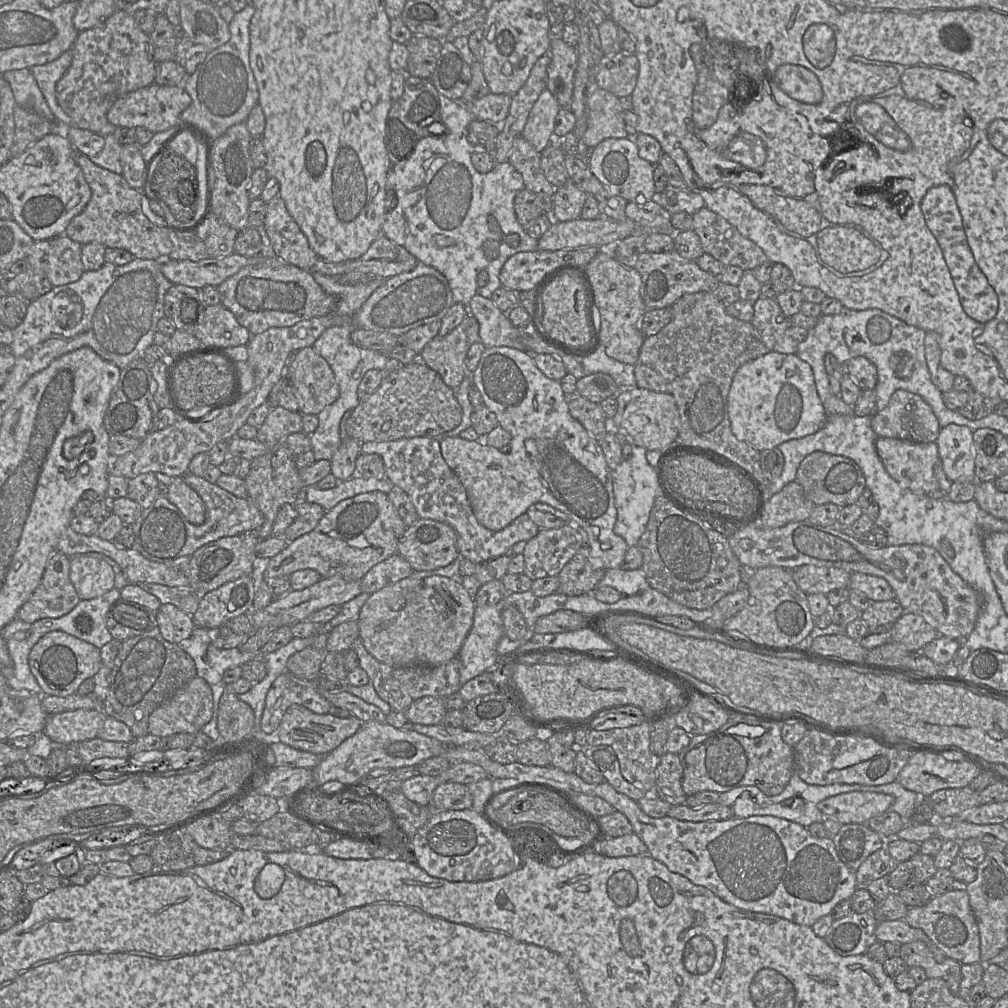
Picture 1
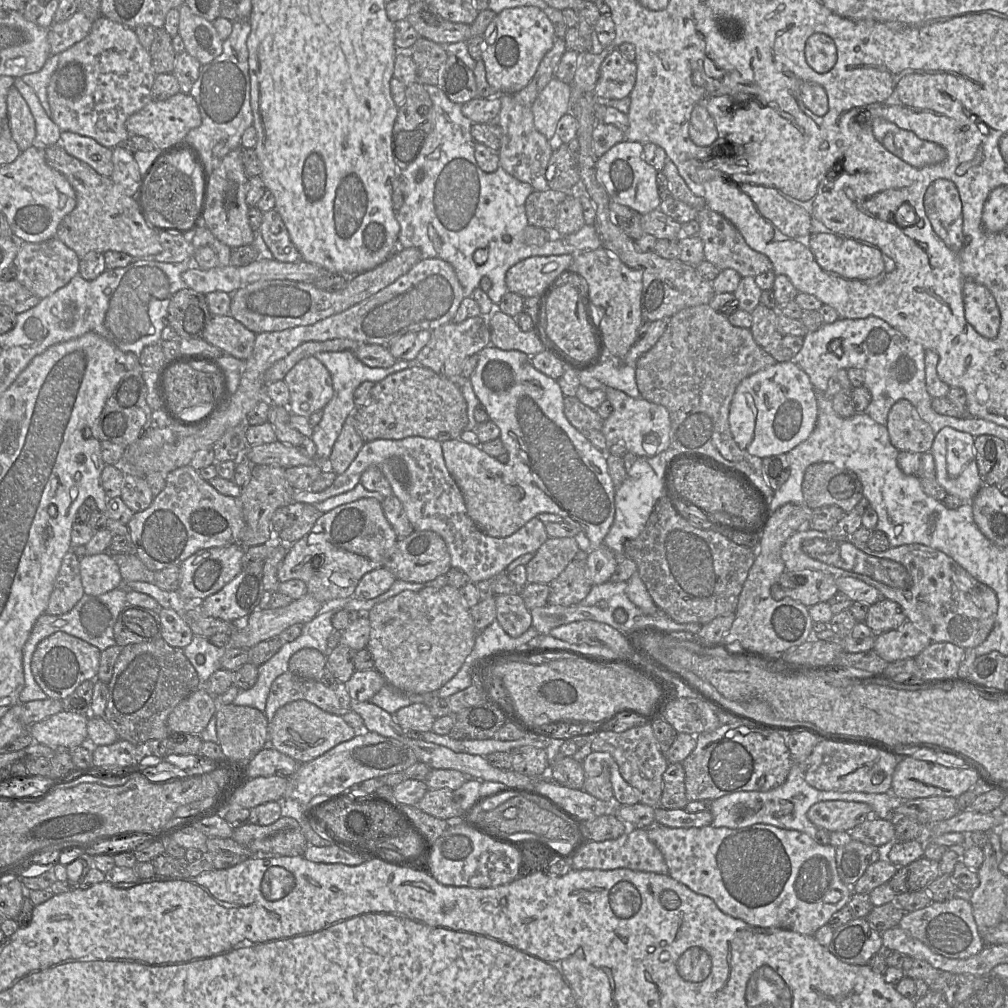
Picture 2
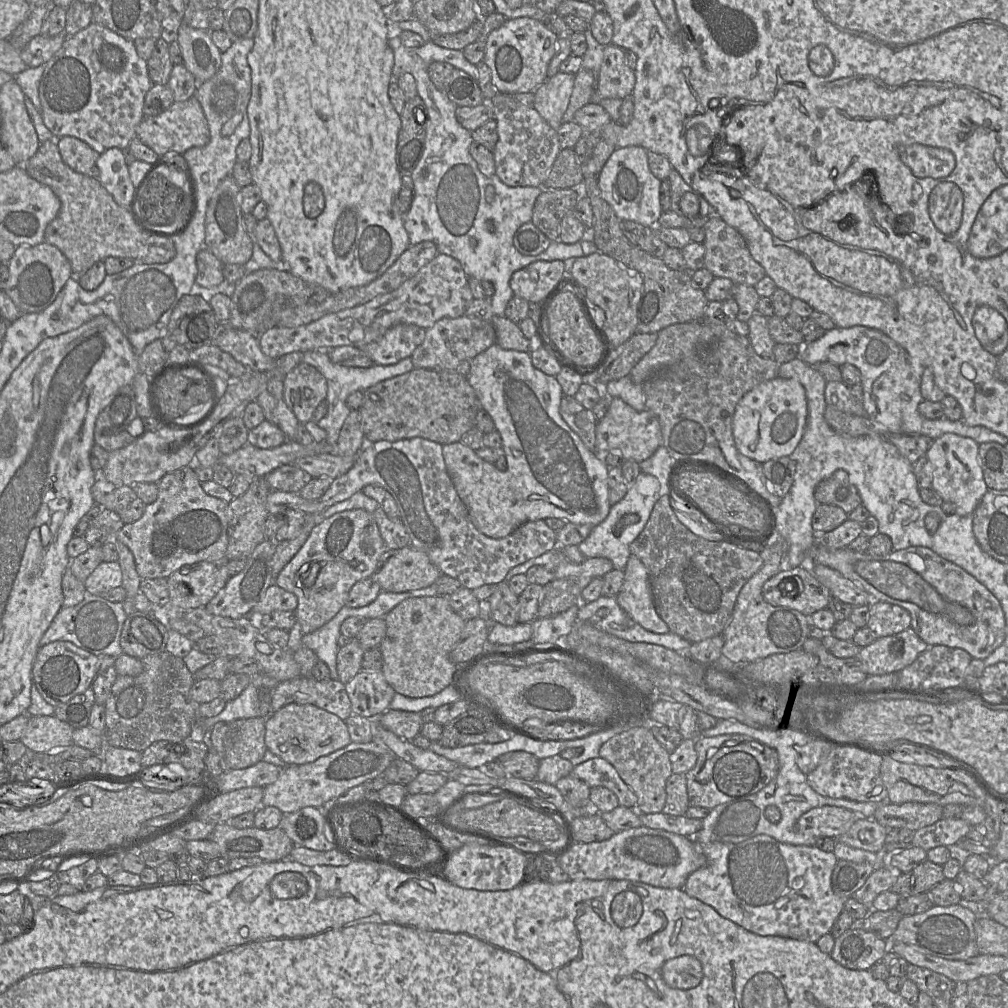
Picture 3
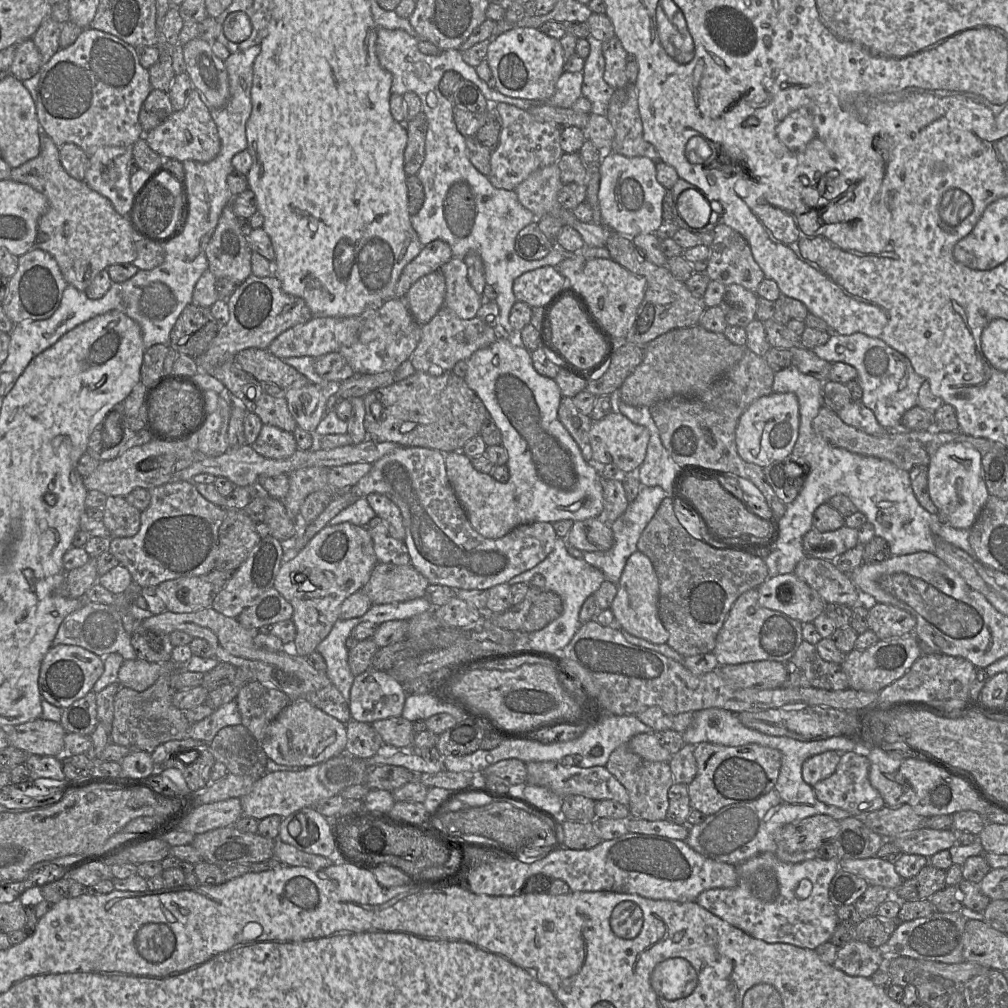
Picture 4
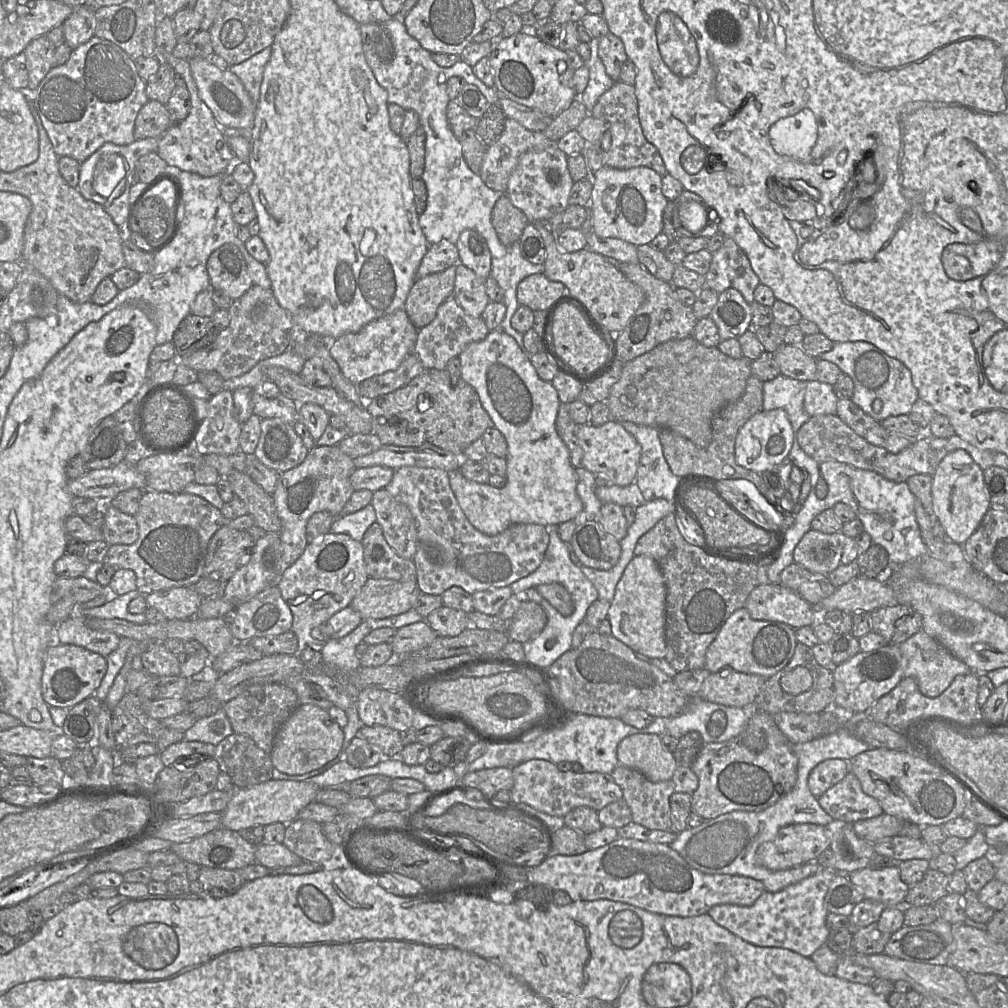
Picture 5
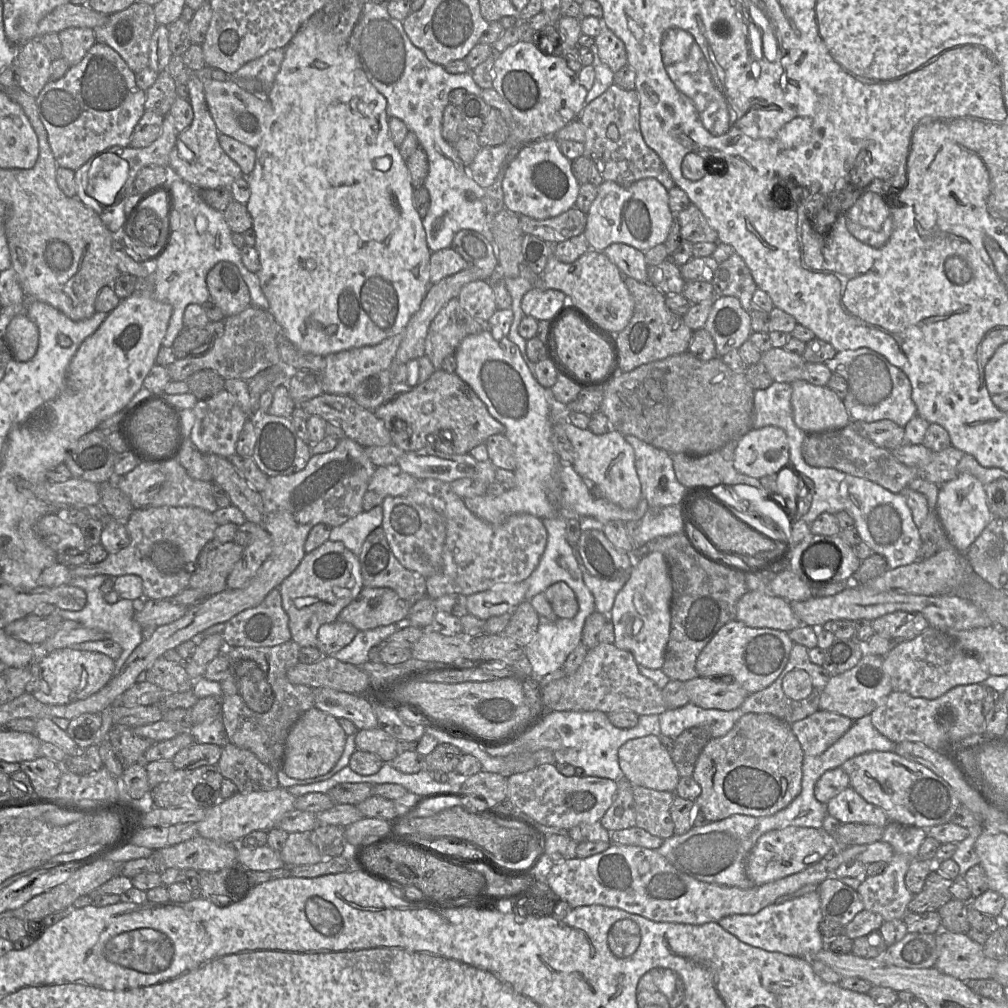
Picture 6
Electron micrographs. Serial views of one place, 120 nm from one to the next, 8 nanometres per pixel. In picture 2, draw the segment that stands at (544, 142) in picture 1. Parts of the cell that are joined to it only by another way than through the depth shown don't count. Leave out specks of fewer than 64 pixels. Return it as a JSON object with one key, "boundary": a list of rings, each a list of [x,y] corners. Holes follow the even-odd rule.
{"boundary":[[[557,78],[540,92],[532,105],[535,128],[548,140],[555,135],[559,120],[571,111],[571,86]]]}

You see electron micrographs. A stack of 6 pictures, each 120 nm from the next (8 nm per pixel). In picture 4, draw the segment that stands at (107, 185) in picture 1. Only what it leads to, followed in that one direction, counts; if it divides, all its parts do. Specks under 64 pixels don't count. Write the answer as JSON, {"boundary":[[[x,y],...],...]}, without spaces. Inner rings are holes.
{"boundary":[[[40,126],[40,152],[38,156],[35,158],[25,162],[24,164],[18,166],[17,168],[12,168],[9,179],[27,184],[33,187],[35,190],[44,194],[48,200],[48,209],[47,211],[39,218],[38,227],[37,227],[37,235],[35,239],[34,247],[42,249],[48,252],[58,263],[59,268],[62,272],[64,279],[66,280],[68,285],[72,285],[80,291],[85,291],[86,288],[91,284],[95,276],[102,270],[107,269],[109,266],[113,264],[125,264],[132,263],[136,259],[136,250],[134,245],[134,230],[127,218],[127,216],[120,215],[109,199],[102,196],[98,192],[91,189],[84,180],[76,180],[71,177],[63,168],[60,158],[59,158],[59,147],[53,142],[53,140],[45,133],[43,128]]]}

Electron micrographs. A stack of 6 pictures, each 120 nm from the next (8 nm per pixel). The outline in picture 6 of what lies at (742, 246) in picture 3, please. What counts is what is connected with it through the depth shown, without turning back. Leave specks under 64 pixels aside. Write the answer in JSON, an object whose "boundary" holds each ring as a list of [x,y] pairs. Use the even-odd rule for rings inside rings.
{"boundary":[[[737,253],[719,263],[711,283],[717,297],[736,297],[748,312],[753,307],[752,297],[758,287],[745,261]]]}

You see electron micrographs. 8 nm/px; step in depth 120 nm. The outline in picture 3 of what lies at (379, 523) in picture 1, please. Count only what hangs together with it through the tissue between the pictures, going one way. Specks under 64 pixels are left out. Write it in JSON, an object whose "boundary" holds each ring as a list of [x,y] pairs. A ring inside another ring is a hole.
{"boundary":[[[362,509],[347,510],[336,513],[317,524],[304,545],[290,562],[280,571],[275,579],[275,584],[282,589],[293,593],[298,599],[296,608],[297,621],[300,624],[302,636],[312,633],[327,622],[329,622],[344,606],[352,587],[360,580],[372,577],[376,570],[377,564],[383,554],[388,551],[383,541],[373,513]],[[311,563],[319,563],[320,570],[318,572],[316,582],[311,588],[306,588],[303,580],[299,577],[299,571],[305,573],[308,571]]]}

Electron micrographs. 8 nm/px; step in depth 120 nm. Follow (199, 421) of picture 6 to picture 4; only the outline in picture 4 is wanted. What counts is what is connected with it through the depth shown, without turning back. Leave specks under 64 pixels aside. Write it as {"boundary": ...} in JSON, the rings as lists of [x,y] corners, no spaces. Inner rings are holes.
{"boundary":[[[219,395],[217,408],[207,416],[203,428],[197,433],[198,451],[208,457],[220,456],[229,450],[228,425],[231,406]]]}

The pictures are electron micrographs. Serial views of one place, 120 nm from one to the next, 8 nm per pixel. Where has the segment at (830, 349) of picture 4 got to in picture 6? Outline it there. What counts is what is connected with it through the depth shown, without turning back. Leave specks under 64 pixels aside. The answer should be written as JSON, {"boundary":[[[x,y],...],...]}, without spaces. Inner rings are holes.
{"boundary":[[[866,347],[839,351],[825,364],[832,373],[842,376],[847,382],[847,394],[843,402],[851,422],[874,422],[887,419],[905,428],[907,423],[917,415],[909,378],[876,351]]]}

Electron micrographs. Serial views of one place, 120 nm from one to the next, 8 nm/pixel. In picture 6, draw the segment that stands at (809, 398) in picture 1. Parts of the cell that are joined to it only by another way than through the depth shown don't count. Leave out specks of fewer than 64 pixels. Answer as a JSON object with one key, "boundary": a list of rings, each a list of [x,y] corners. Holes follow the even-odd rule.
{"boundary":[[[777,426],[751,428],[737,442],[734,467],[744,475],[760,479],[790,466],[787,435]]]}

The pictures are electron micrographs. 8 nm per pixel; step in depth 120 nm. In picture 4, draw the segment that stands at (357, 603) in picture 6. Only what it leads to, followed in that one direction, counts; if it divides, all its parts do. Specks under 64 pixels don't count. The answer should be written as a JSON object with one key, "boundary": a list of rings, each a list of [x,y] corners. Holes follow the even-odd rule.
{"boundary":[[[378,563],[362,591],[372,605],[391,604],[425,597],[428,580],[411,564]]]}

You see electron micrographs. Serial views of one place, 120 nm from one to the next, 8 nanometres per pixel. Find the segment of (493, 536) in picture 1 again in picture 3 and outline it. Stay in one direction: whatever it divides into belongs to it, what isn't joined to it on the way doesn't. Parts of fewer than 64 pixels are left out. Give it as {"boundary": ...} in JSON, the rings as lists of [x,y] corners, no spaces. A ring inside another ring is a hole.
{"boundary":[[[420,437],[366,443],[352,468],[335,478],[319,499],[307,500],[299,493],[271,491],[266,507],[269,515],[283,515],[288,509],[318,514],[362,491],[367,485],[381,486],[392,495],[410,536],[410,545],[426,553],[442,574],[459,580],[463,587],[471,590],[484,584],[502,582],[511,568],[550,551],[556,544],[556,532],[544,520],[525,522],[506,537],[498,539],[479,532],[447,473],[443,445]]]}

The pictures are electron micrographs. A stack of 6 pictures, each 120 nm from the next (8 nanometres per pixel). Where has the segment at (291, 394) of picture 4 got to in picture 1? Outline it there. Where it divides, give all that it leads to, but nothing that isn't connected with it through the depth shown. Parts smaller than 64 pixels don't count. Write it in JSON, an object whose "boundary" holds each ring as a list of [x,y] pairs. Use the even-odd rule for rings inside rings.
{"boundary":[[[313,346],[302,348],[292,355],[284,381],[296,396],[298,411],[302,415],[318,415],[340,394],[332,368]]]}

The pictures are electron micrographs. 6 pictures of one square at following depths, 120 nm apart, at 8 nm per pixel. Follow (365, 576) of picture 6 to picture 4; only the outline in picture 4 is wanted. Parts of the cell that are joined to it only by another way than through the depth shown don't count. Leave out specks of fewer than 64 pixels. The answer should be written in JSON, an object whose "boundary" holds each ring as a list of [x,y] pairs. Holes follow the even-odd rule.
{"boundary":[[[376,516],[367,525],[379,563],[409,565],[411,558],[404,541],[390,536],[386,523]]]}

